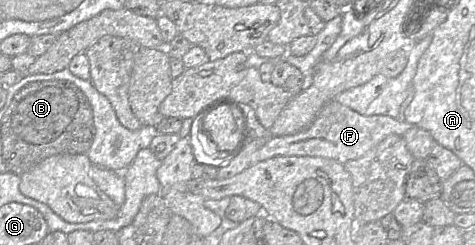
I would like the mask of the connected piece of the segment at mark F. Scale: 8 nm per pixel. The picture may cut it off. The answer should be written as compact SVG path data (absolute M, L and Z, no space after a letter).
M332 100L318 112L312 123L300 132L270 136L252 155L252 164L279 156L312 156L333 159L341 164L362 157L390 135L402 136L411 124L384 115L367 116Z

